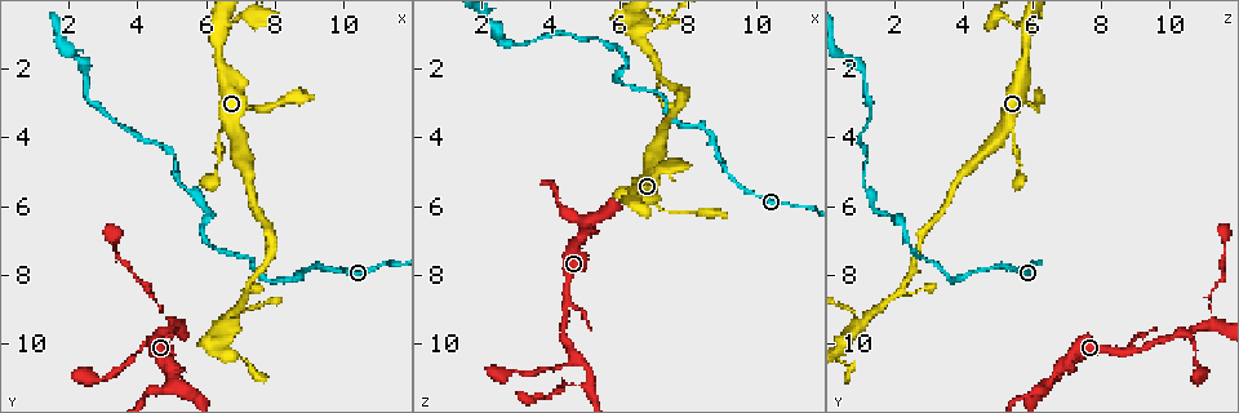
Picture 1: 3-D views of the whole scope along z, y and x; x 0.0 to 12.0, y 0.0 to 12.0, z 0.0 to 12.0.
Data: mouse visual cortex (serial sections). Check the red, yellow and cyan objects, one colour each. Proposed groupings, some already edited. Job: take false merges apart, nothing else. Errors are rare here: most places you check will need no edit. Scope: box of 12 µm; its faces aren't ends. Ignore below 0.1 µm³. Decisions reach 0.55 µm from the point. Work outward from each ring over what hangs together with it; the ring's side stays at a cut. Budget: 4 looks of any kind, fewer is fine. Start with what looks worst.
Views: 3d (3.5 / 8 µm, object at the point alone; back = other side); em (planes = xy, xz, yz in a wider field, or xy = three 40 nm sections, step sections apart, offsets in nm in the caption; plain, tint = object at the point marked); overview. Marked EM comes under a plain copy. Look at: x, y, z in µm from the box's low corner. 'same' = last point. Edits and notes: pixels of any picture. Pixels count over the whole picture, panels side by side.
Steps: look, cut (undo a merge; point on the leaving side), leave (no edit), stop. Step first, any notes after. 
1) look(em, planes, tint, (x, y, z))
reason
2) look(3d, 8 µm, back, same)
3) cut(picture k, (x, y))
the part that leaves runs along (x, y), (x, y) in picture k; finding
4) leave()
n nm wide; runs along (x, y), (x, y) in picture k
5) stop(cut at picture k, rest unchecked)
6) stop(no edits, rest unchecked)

look(3d, 8 µm, (5.8, 6.6, 2.3))
sharp bend

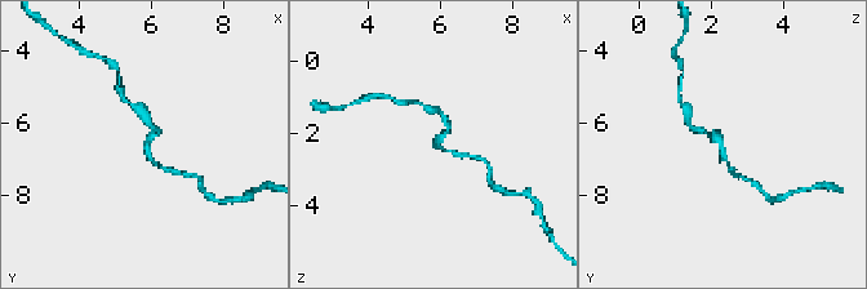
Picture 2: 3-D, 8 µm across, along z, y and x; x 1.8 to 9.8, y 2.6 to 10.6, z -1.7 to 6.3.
look(em, xy, step 2, tint, (5.8, 6.6, 2.2))
arms of 150, 150 nm; now the EM

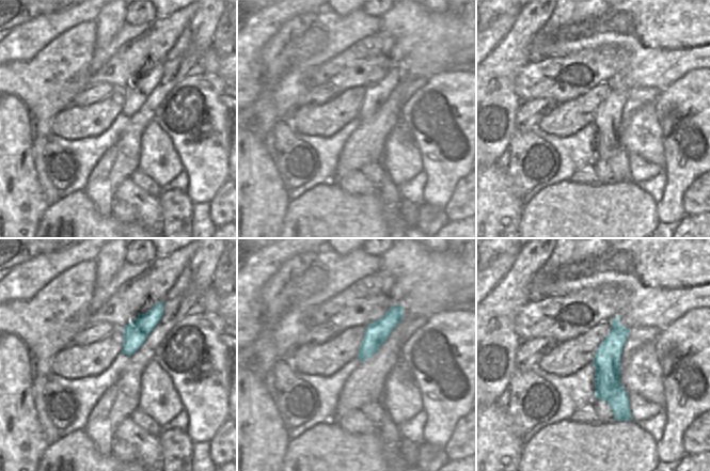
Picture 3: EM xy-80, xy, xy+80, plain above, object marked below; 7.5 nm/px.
leave()
170 nm wide; runs along (732, 168), (715, 133), (696, 128) in picture 2; continuous, no second cell

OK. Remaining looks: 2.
look(3d, 3.5 µm, (5.0, 9.5, 11.1))
thin neck

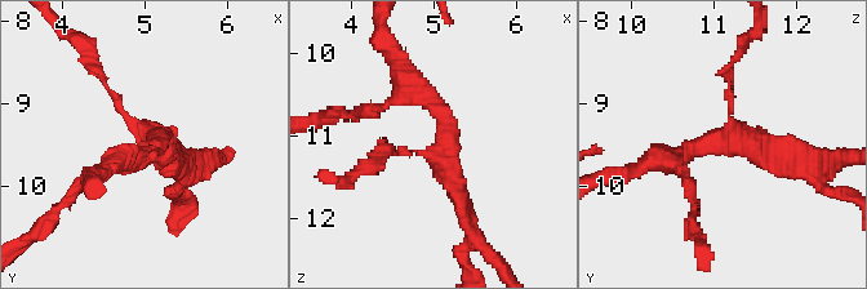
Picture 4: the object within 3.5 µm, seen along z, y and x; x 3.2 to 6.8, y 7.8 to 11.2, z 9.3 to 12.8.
look(em, xy, step 5, tint, (5.05, 9.40, 11.20))
3 arms; arms of 100, 250, 250 nm

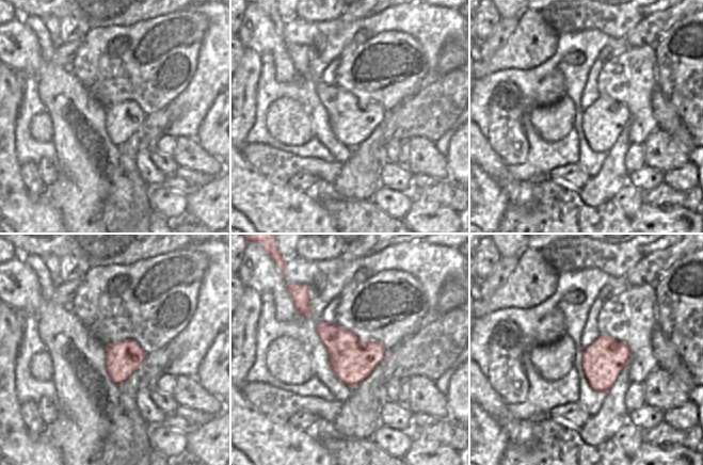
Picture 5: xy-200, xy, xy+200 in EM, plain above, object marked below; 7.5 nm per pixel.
leave()
runs along (666, 159), (732, 138), (729, 67) in picture 4; continuous, no second cell

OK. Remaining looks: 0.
stop(no edits, rest unchecked)

